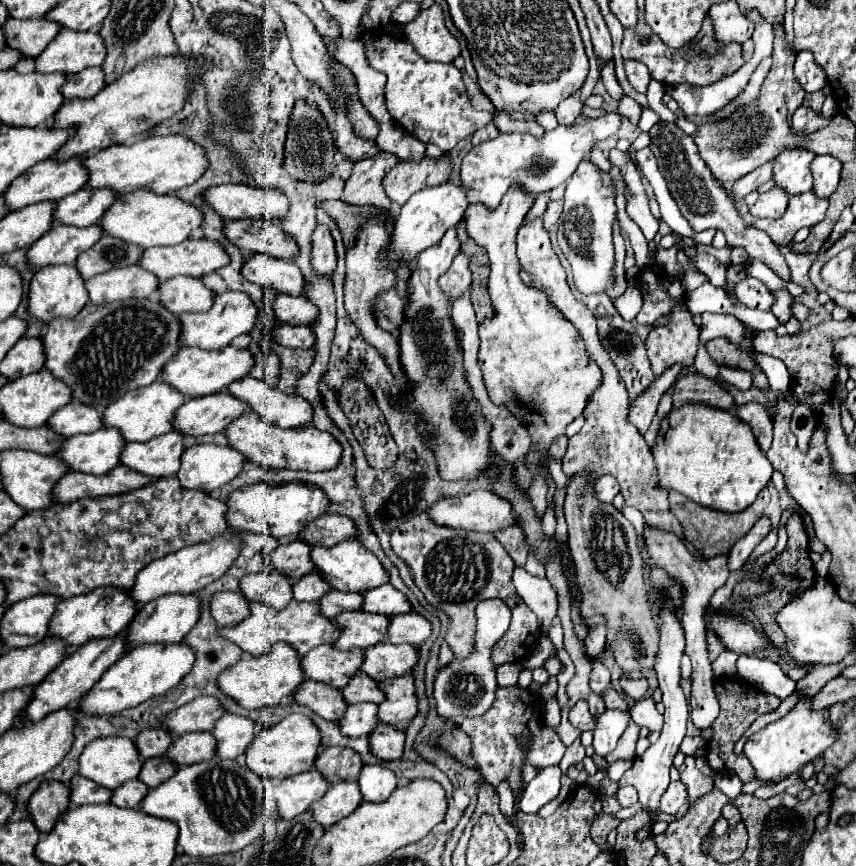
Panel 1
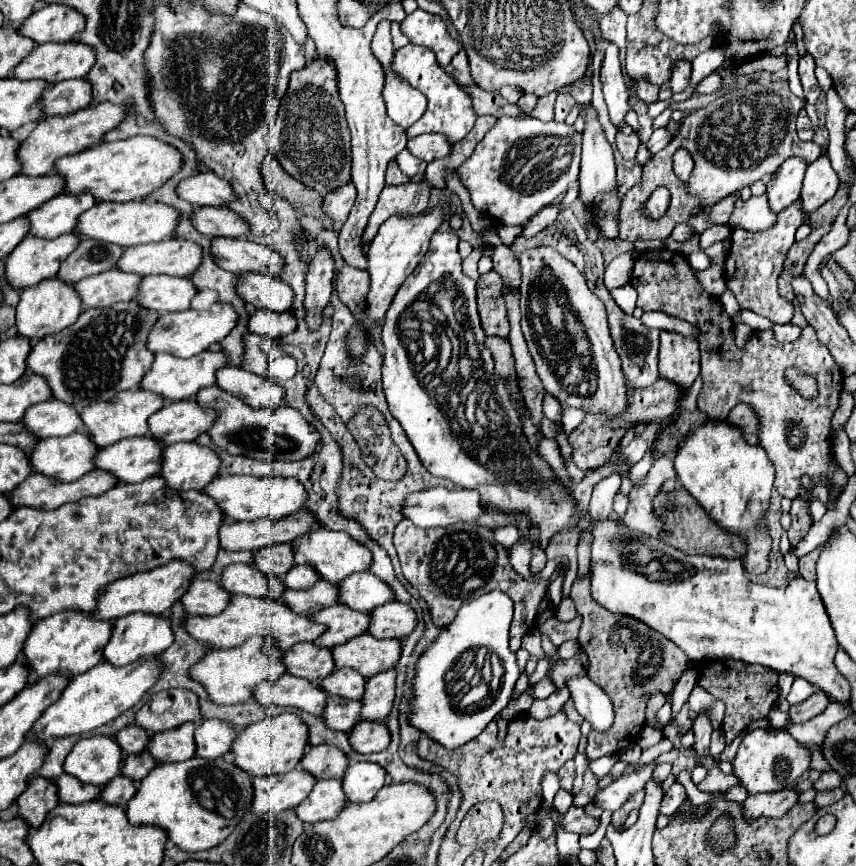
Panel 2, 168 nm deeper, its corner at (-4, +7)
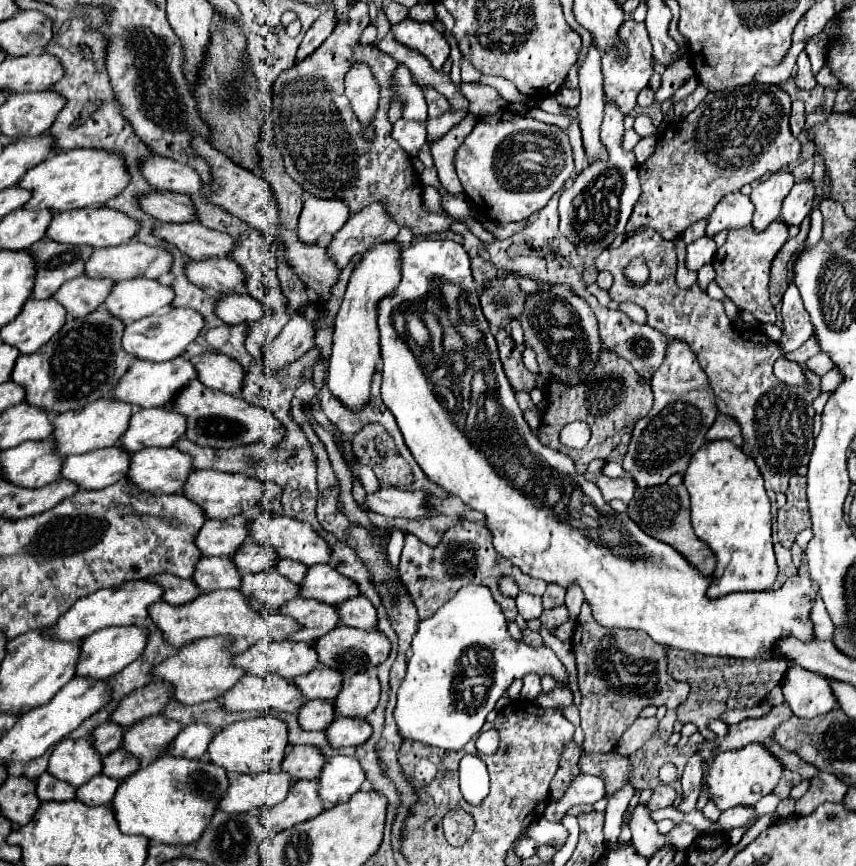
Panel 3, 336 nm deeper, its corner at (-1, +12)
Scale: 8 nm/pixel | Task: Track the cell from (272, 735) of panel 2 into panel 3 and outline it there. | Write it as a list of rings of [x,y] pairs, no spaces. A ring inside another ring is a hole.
[[[265,715],[265,717],[253,717],[235,721],[227,727],[223,727],[215,737],[211,739],[207,753],[213,765],[223,767],[227,773],[261,773],[271,771],[277,773],[281,769],[283,751],[287,747],[287,727],[277,717]]]

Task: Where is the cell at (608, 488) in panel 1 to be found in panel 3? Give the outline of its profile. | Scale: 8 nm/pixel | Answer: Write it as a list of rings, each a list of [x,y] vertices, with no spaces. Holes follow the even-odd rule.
[[[569,587],[567,597],[565,597],[565,607],[567,607],[567,611],[569,611],[569,619],[573,619],[573,621],[577,619],[581,605],[583,605],[581,589],[579,589],[579,587]]]

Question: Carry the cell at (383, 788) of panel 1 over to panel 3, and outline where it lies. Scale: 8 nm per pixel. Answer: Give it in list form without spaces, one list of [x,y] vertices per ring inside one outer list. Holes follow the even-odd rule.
[[[331,757],[325,761],[321,775],[317,779],[319,783],[319,797],[323,805],[339,805],[347,803],[353,793],[361,789],[365,781],[365,771],[361,769],[359,761],[355,757]]]

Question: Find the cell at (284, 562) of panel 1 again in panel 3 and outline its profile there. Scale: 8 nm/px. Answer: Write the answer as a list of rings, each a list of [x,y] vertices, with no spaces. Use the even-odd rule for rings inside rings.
[[[245,541],[233,555],[233,563],[241,573],[253,573],[253,571],[267,571],[277,561],[275,551],[269,547],[261,547],[259,543]]]

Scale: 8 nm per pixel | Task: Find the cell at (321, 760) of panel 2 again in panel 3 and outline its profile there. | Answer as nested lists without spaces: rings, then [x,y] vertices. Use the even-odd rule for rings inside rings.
[[[297,745],[289,751],[289,755],[283,759],[281,769],[291,775],[293,781],[301,781],[301,779],[317,779],[317,775],[321,775],[321,767],[325,763],[325,757],[321,755],[321,751],[317,751],[317,747],[309,747],[309,745]]]

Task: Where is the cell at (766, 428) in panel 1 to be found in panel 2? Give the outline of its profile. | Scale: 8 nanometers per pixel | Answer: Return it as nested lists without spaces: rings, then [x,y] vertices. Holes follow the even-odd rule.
[[[738,404],[730,410],[728,414],[728,422],[742,428],[748,444],[760,444],[760,436],[758,436],[758,430],[760,430],[760,418],[758,414],[752,410],[750,404]]]

